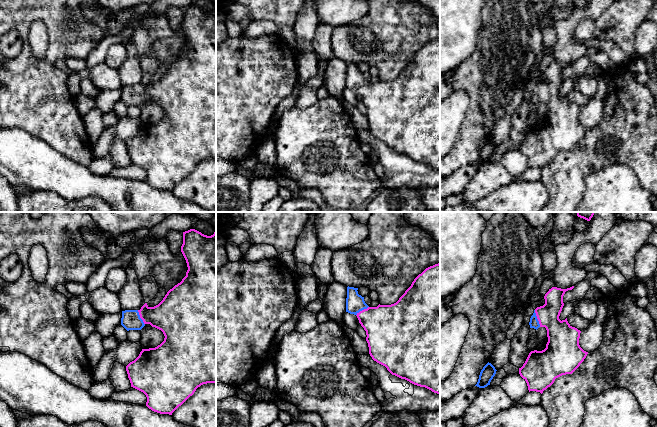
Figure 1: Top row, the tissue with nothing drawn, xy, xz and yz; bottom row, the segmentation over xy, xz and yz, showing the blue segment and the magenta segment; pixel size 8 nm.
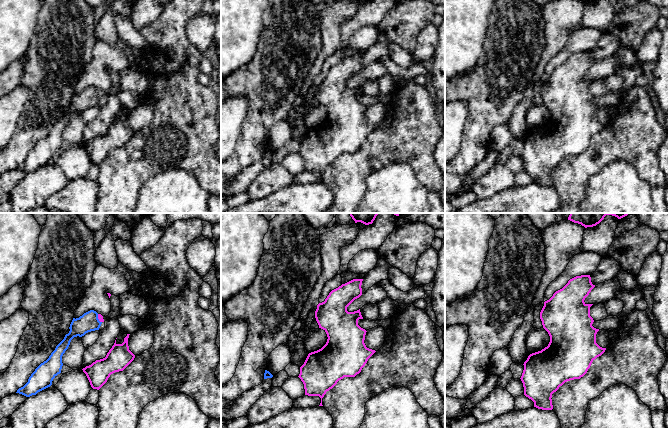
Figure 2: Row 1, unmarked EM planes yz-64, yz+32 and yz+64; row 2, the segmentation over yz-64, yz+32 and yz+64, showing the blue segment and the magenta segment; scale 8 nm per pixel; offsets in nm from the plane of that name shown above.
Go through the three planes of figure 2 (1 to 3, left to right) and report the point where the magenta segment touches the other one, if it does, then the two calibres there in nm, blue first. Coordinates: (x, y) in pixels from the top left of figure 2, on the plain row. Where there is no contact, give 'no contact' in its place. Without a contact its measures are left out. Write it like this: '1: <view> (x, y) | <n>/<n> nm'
1: yz-64 (97, 94) | 150/50 nm
2: no contact
3: no contact

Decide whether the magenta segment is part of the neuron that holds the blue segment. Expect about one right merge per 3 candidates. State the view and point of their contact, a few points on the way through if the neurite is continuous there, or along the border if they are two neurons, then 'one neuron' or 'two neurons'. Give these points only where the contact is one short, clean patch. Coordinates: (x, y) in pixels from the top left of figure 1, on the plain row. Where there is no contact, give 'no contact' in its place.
meets blue in yz at (536, 94); runs through yz (534, 99), (536, 94), (543, 94), (561, 112); one neuron

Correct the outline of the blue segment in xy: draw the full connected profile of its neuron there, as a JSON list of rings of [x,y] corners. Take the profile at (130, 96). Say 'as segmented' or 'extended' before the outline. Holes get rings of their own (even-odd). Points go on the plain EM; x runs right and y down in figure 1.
extended | [[[190,5],[183,8],[181,28],[188,46],[180,59],[170,65],[163,76],[154,83],[145,79],[140,86],[122,87],[121,101],[127,106],[141,106],[150,100],[161,106],[164,117],[155,124],[142,125],[139,132],[126,142],[131,163],[147,173],[146,182],[160,190],[172,189],[203,160],[216,159],[216,6],[207,12]]]

